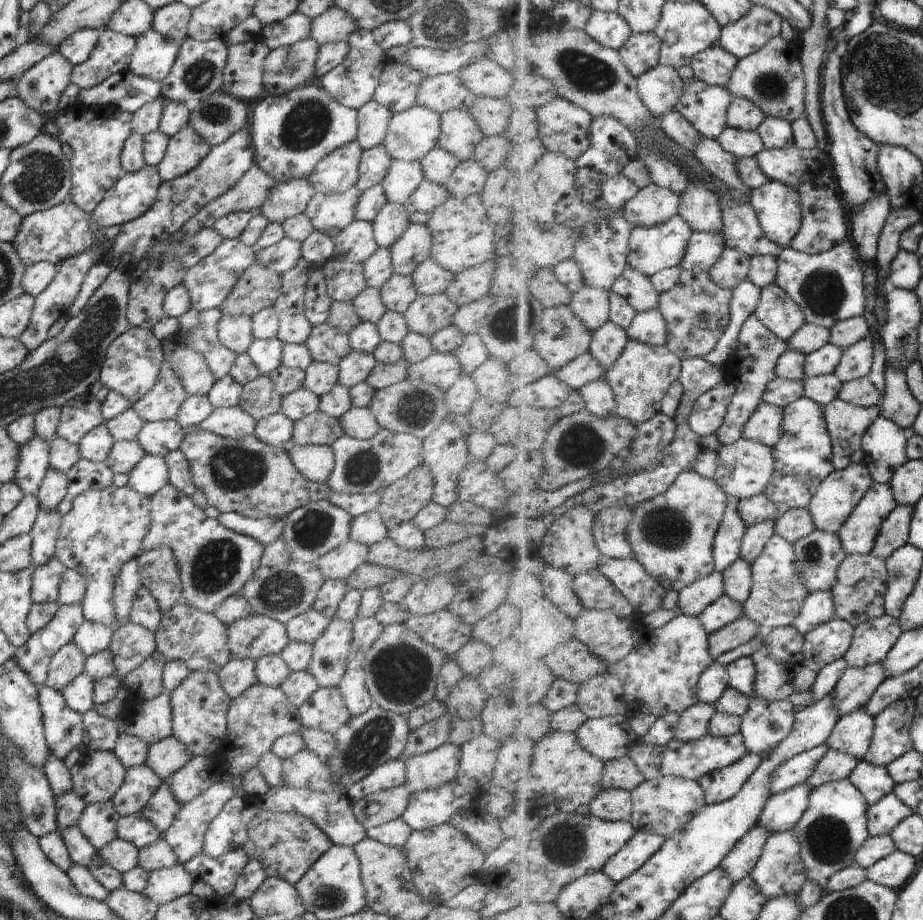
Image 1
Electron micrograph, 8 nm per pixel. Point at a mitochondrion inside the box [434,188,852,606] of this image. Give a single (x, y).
(664, 527)

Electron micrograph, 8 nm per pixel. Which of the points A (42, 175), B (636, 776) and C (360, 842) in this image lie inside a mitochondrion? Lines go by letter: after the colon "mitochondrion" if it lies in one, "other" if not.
A: mitochondrion
B: other
C: other

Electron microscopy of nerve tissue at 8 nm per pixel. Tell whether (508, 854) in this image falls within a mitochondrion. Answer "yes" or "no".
no

